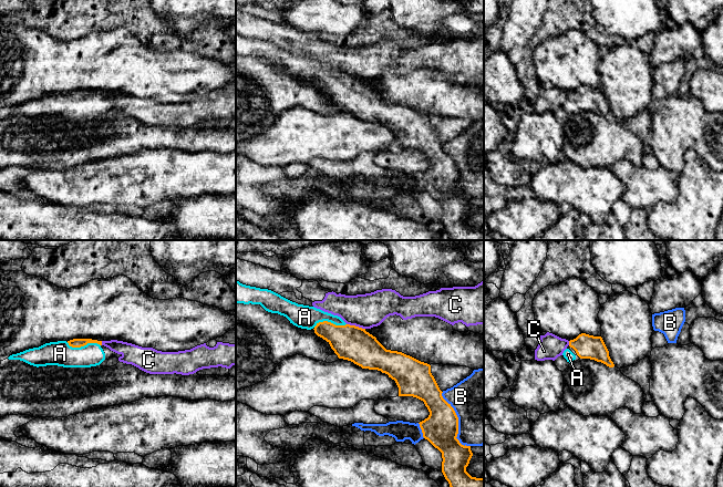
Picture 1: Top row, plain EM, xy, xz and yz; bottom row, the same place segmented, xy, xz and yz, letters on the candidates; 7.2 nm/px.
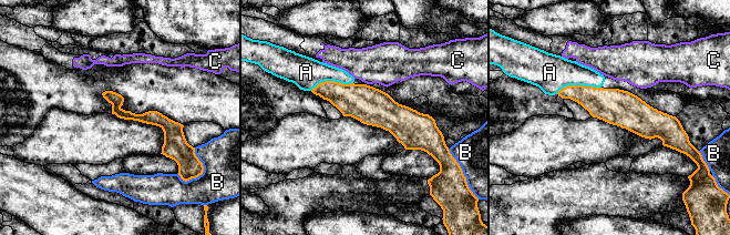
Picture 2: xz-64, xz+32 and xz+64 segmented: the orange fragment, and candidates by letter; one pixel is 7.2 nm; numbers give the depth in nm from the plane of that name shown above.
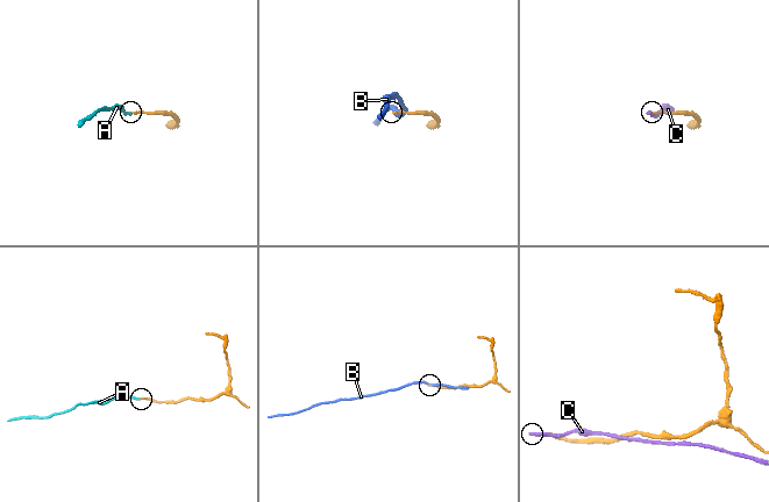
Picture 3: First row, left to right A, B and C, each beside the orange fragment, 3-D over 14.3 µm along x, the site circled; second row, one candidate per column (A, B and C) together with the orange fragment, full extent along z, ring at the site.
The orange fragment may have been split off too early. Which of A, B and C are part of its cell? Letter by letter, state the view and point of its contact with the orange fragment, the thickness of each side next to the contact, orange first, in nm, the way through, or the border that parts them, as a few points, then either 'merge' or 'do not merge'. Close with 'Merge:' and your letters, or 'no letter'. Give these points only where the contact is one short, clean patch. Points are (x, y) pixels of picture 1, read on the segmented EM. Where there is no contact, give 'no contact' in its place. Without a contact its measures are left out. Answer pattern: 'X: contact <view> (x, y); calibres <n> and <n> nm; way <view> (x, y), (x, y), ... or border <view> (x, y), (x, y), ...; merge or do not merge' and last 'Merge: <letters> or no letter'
A: contact xy (83, 345); calibres 60 and 180 nm; way xy (75, 342), (83, 345), (75, 353), (60, 353); merge
B: contact xz (457, 422); calibres 260 and 420 nm; do not merge
C: contact xz (354, 325); calibres 260 and 240 nm; border xz (347, 323), (364, 329); do not merge
Merge: A

